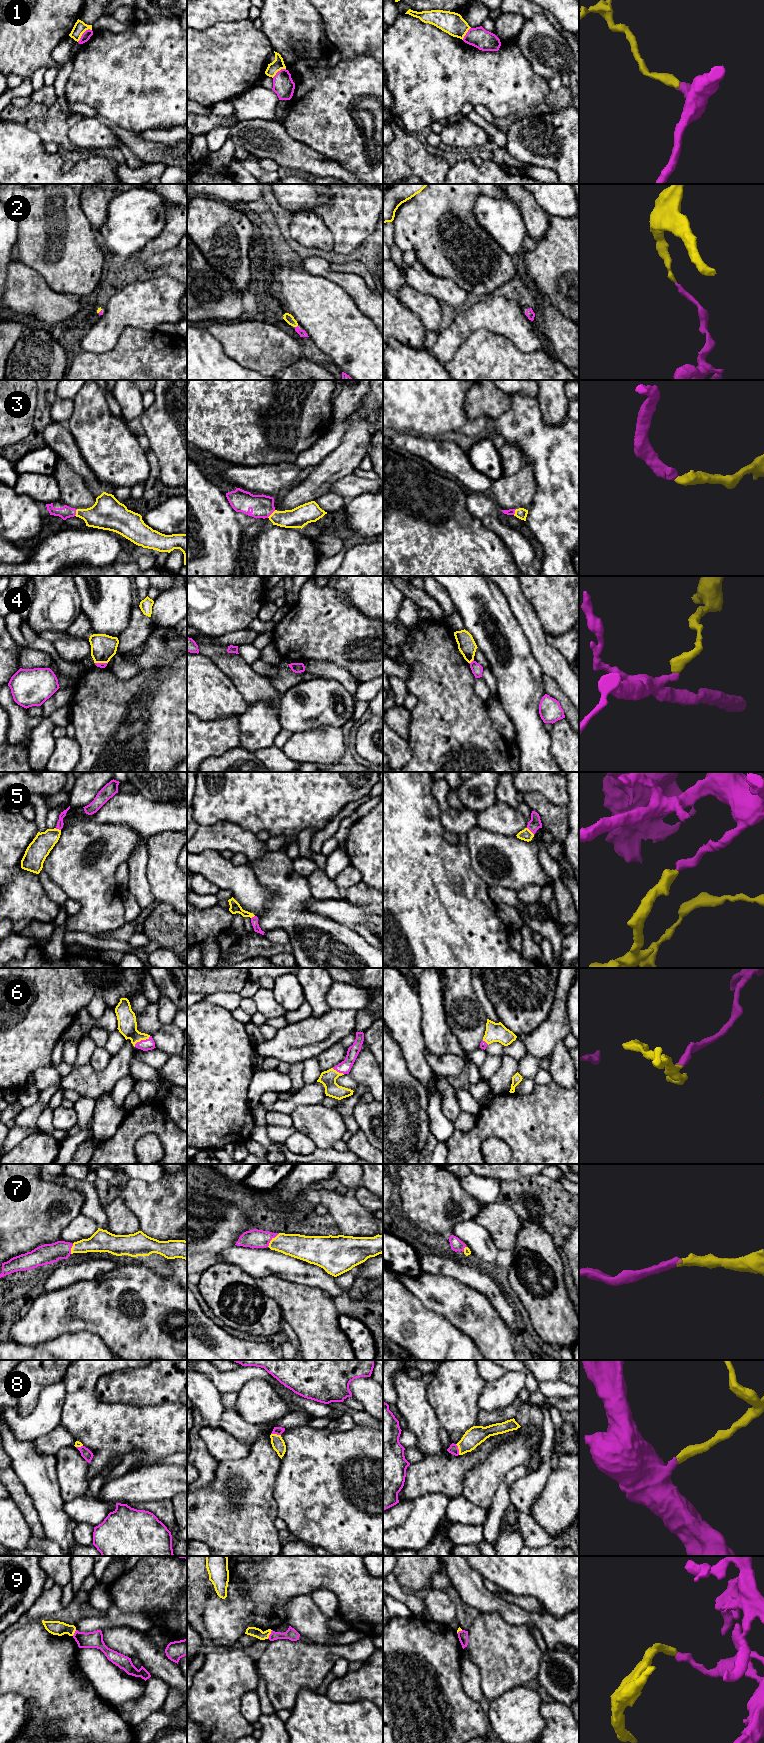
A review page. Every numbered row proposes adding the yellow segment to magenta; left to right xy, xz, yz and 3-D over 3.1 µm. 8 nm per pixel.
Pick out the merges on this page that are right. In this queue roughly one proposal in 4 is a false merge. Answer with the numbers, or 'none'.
2, 3, 5, 6, 7, 8

